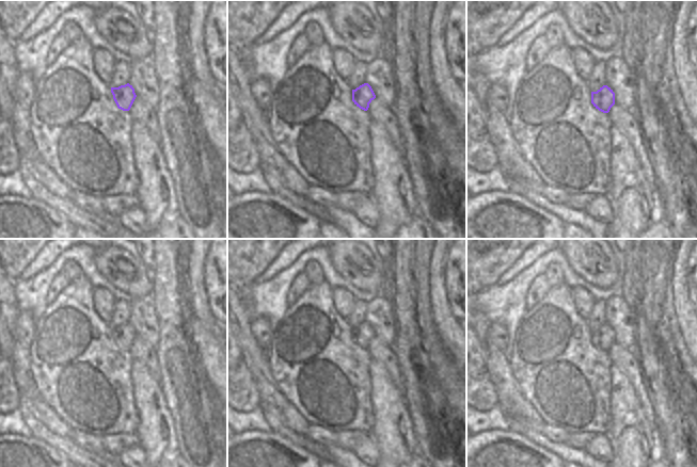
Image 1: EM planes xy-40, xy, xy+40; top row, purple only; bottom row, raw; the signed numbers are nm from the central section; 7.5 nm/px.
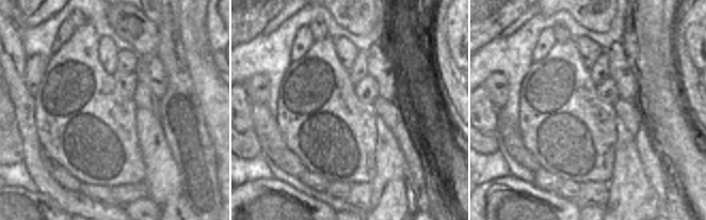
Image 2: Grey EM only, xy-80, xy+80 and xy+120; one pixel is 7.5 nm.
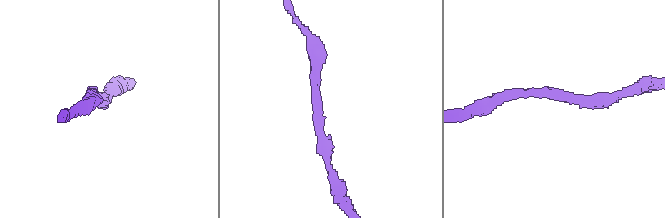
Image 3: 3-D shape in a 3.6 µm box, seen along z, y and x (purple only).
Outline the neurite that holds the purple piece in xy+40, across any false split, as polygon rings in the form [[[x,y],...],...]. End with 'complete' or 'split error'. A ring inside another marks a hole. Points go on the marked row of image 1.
[[[603,85],[597,92],[591,92],[591,103],[603,113],[608,113],[615,104],[615,93],[607,85]]]; complete

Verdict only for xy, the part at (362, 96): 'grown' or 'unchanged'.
unchanged

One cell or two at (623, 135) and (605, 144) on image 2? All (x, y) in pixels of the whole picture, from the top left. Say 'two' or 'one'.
two

